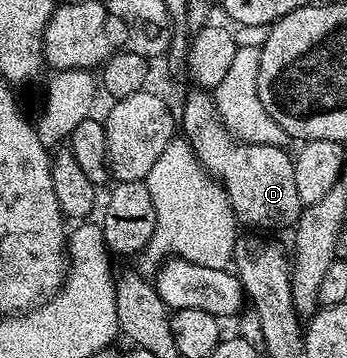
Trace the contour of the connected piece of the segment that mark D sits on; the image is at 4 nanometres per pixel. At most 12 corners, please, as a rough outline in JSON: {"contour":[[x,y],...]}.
{"contour":[[211,92],[180,131],[243,228],[293,228],[304,201],[287,148],[243,143]]}

